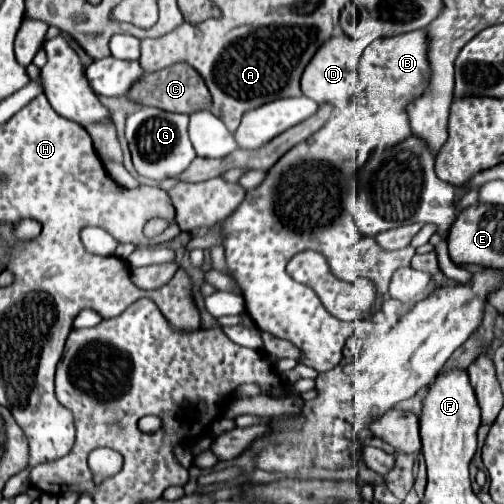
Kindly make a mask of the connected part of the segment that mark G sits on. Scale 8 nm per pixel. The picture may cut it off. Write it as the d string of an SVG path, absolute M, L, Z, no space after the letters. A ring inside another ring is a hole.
M143 106L141 110L133 112L125 124L125 138L129 142L137 174L151 180L165 180L177 178L181 172L185 172L197 156L187 134L187 126L189 126L187 114L173 114L151 106Z

